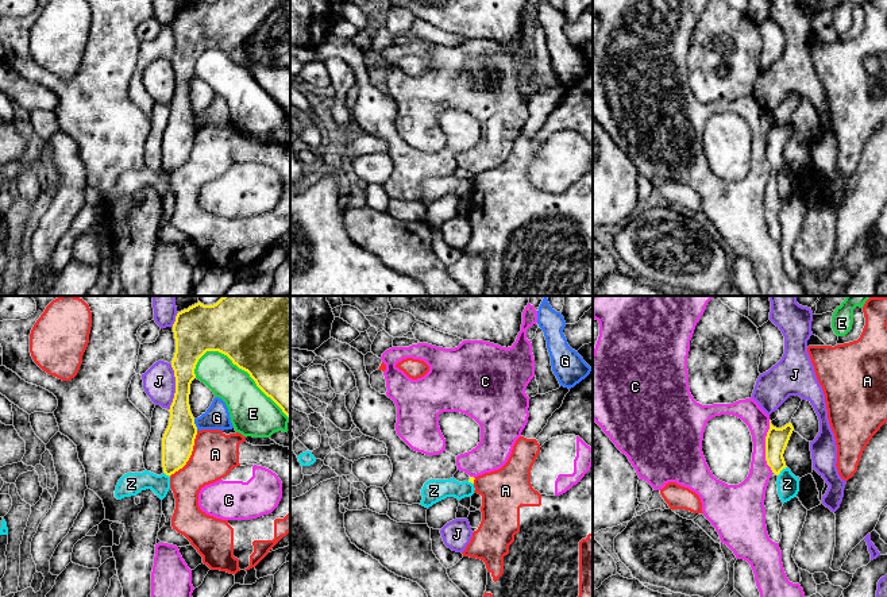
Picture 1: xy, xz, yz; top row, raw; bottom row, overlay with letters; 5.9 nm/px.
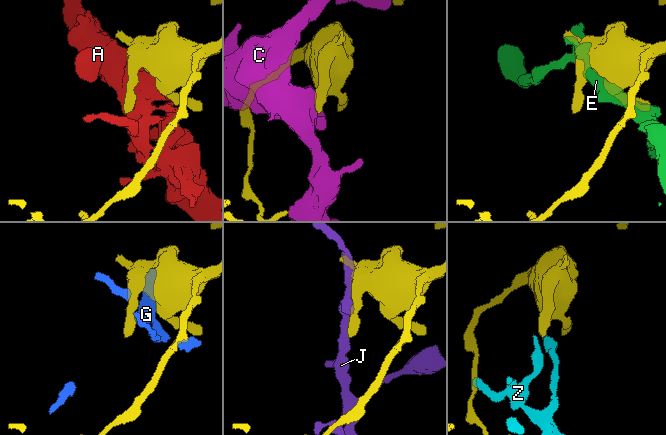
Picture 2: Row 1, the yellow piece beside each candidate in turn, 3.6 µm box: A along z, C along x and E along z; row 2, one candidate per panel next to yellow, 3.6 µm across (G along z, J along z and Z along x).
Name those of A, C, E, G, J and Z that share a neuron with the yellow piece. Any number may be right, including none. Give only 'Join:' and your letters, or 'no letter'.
Join: no letter

